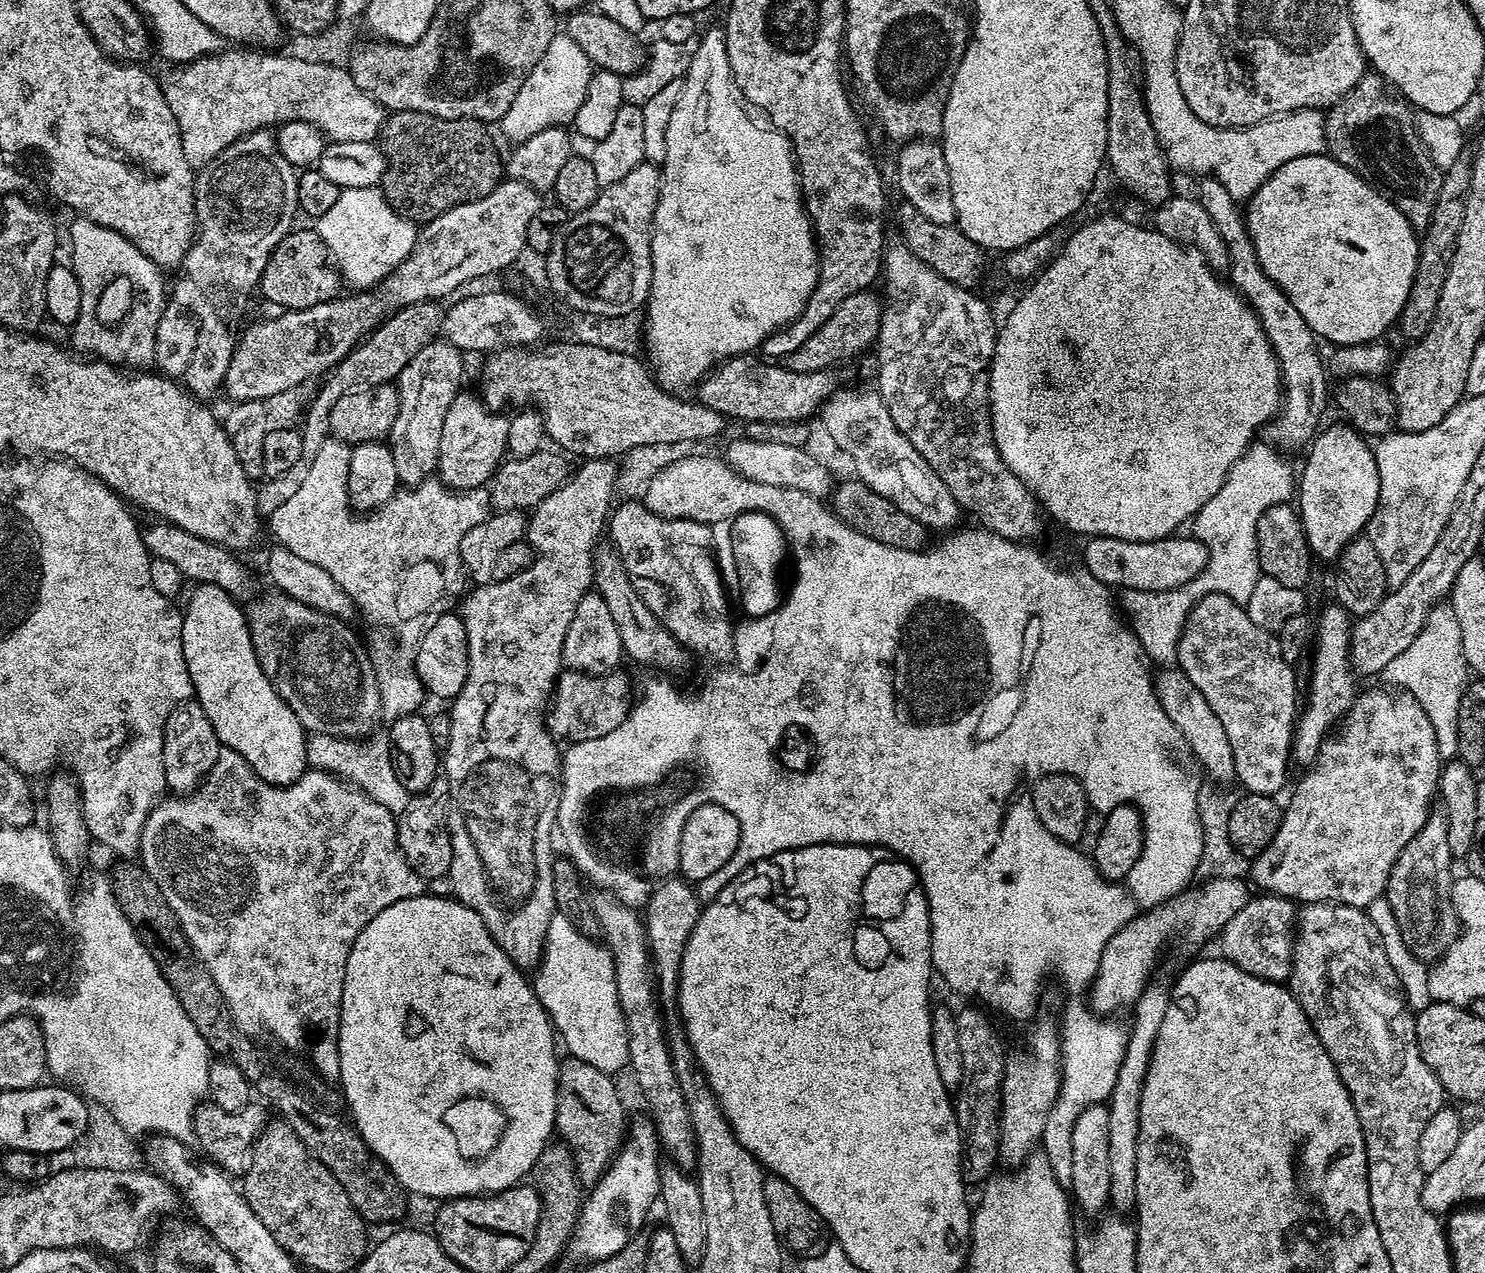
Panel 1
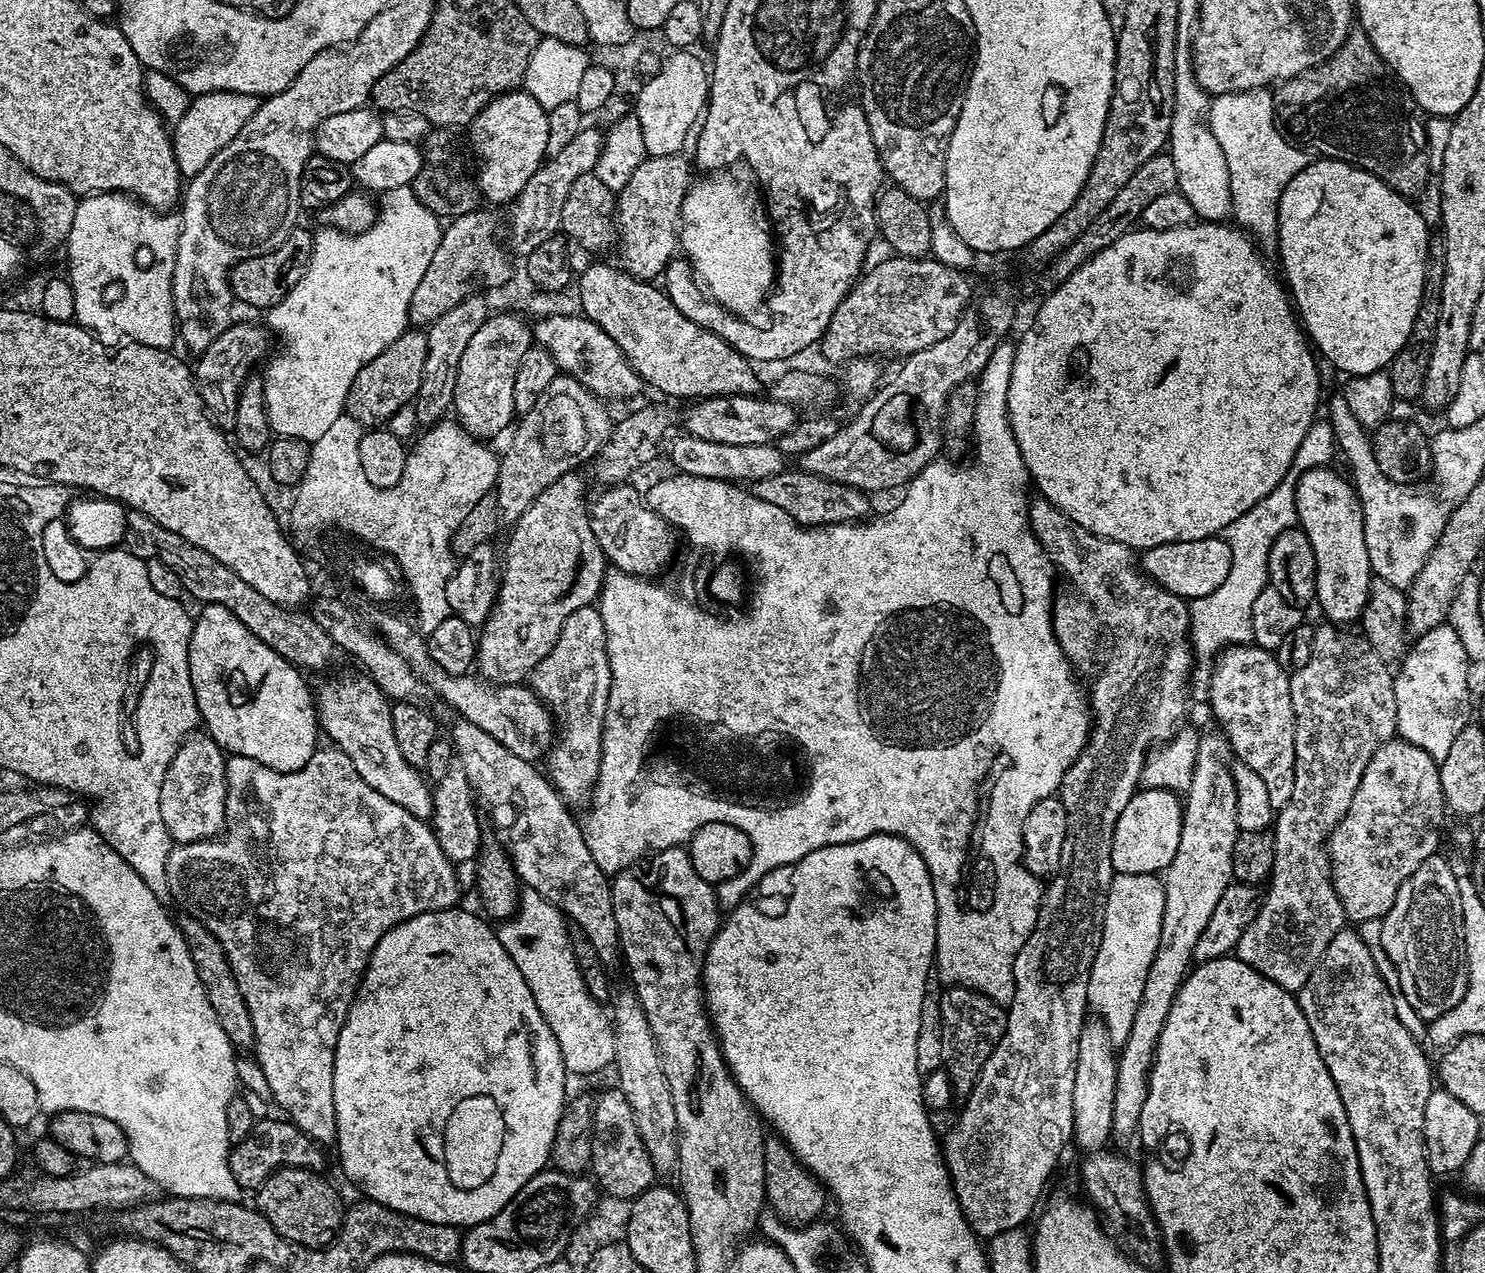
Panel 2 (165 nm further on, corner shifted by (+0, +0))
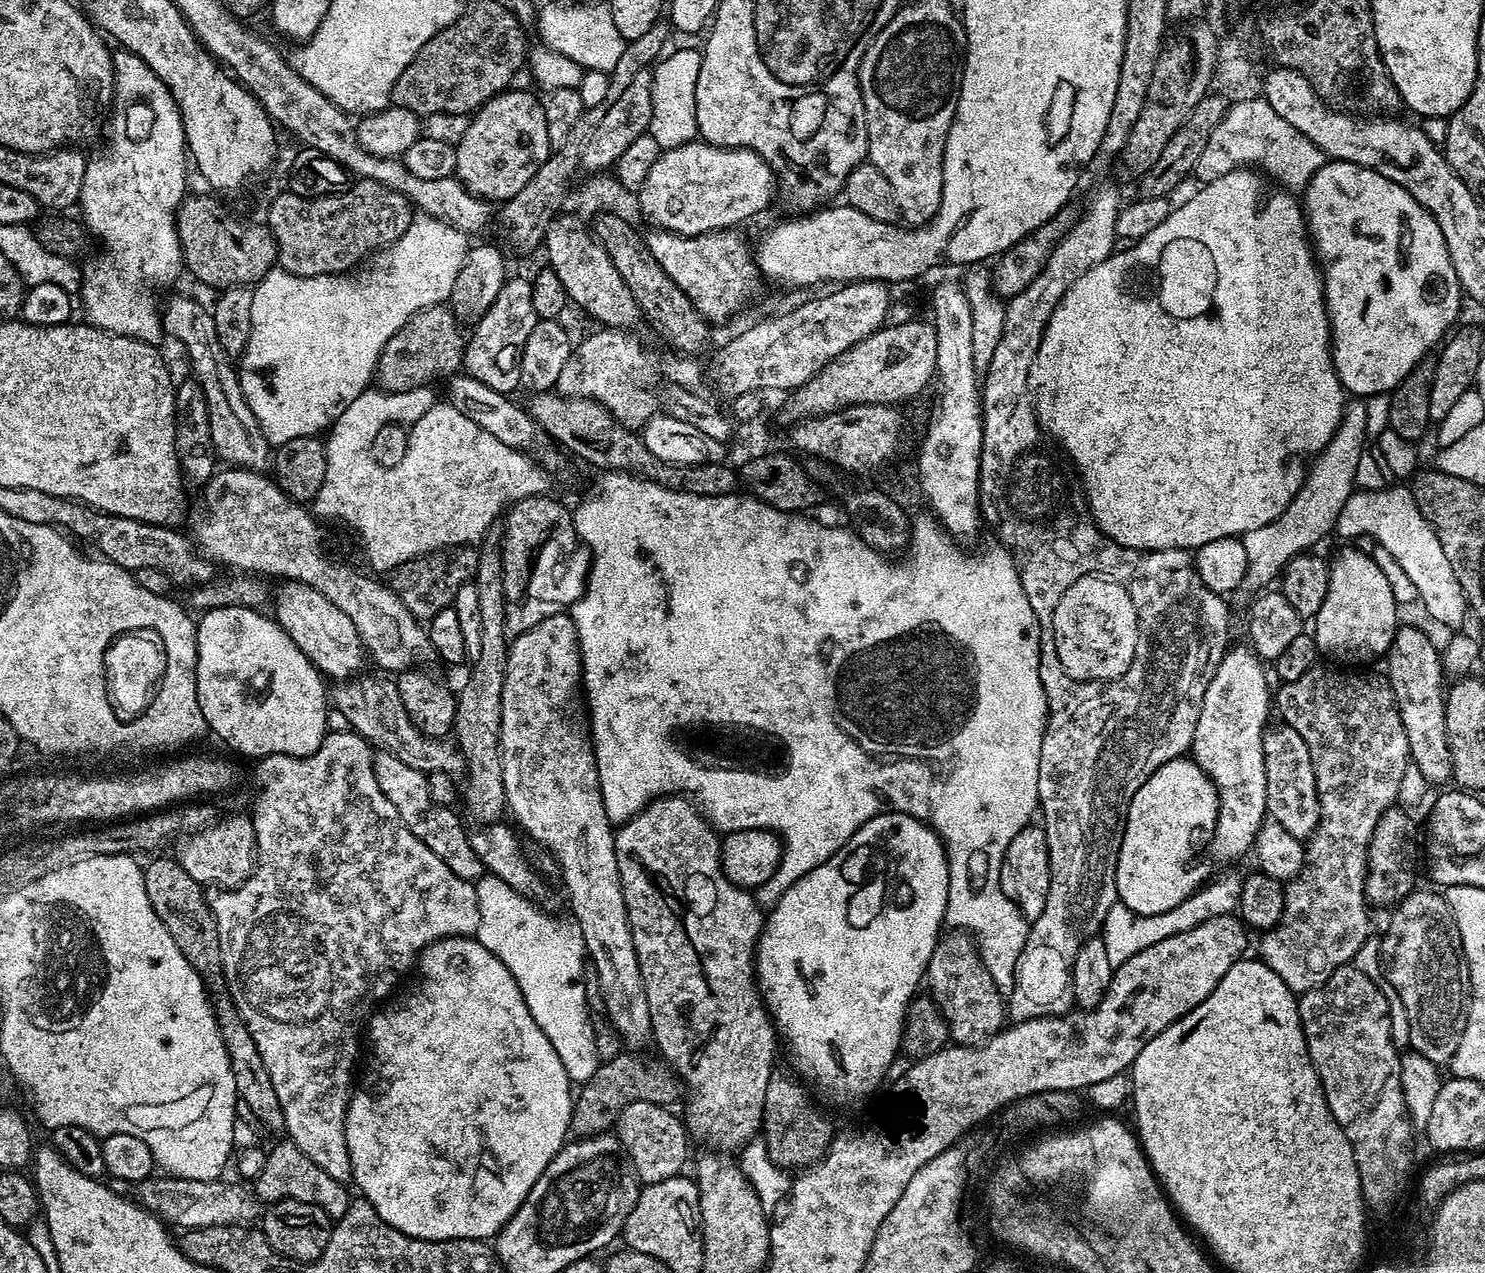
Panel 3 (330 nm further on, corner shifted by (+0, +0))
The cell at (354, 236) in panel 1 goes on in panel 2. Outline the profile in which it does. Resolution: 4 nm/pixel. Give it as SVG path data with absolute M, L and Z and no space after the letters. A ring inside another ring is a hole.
M406 187L398 190L386 190L382 193L378 200L376 220L364 232L349 234L347 232L339 232L337 228L331 226L324 226L320 233L318 231L315 233L312 241L312 256L308 259L308 265L300 273L296 283L285 292L282 299L274 307L267 309L266 312L269 324L267 324L267 327L271 329L274 336L274 331L276 331L277 338L284 343L284 352L278 353L276 357L273 355L267 361L267 364L269 363L268 369L263 369L262 372L268 424L276 436L289 436L290 438L311 442L322 438L322 433L339 416L345 415L344 403L346 402L346 394L350 390L350 382L354 382L358 370L362 370L362 366L366 366L366 362L370 362L370 358L378 358L378 354L382 354L382 350L386 350L386 346L390 346L390 342L397 340L409 327L408 311L410 310L411 299L414 295L414 290L418 287L418 282L422 279L422 274L426 272L426 268L430 264L430 258L433 257L434 250L438 248L441 231L441 217L436 216L426 206L422 206L422 202L418 202L418 198L413 194L411 187Z

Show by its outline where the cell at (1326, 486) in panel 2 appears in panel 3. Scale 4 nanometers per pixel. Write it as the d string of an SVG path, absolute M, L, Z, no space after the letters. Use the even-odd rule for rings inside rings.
M1344 546L1336 558L1331 559L1330 586L1321 609L1312 620L1312 635L1317 651L1323 657L1326 655L1334 659L1331 661L1339 663L1366 662L1383 657L1396 637L1400 624L1396 614L1398 605L1386 574L1382 573L1369 553L1352 547Z

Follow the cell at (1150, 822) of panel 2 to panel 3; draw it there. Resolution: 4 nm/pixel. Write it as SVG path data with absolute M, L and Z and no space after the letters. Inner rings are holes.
M1187 755L1166 762L1138 786L1138 794L1128 807L1124 819L1122 846L1116 859L1116 895L1118 900L1140 916L1162 914L1174 910L1178 902L1188 900L1201 887L1202 880L1196 872L1188 872L1192 859L1209 847L1214 826L1218 822L1218 794L1211 778L1201 770L1196 761Z

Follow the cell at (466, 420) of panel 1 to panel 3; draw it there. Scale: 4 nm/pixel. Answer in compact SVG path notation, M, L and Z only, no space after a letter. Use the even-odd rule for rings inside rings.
M527 275L505 279L502 290L498 290L498 298L494 298L488 313L475 321L473 328L476 329L467 337L463 371L478 378L478 382L486 382L490 390L515 393L514 390L521 387L519 364L522 362L523 347L536 322L531 279Z

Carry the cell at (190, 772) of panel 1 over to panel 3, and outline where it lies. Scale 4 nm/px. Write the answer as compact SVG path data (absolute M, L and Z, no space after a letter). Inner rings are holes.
M248 814L244 816L225 815L217 826L196 832L187 837L183 843L178 853L182 870L186 870L186 874L190 874L190 878L194 878L194 882L202 886L213 884L211 887L216 890L237 888L243 880L247 880L252 875L256 867L256 831L252 825L252 817Z

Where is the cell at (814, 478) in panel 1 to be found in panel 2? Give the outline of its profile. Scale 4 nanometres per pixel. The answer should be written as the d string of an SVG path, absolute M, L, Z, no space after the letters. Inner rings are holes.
M680 434L670 445L670 456L671 452L671 467L677 473L695 476L697 480L751 482L770 478L770 474L778 474L786 468L786 458L776 449L775 443L762 446L726 446L726 442L708 442L706 438Z

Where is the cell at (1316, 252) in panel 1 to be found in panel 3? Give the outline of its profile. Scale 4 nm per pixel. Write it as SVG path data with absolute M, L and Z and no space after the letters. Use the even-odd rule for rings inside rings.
M1325 162L1304 187L1302 207L1324 277L1324 305L1332 328L1332 361L1344 391L1391 393L1431 353L1428 351L1453 331L1460 316L1462 289L1446 250L1446 238L1442 238L1433 216L1398 182L1390 182L1390 178L1382 178L1382 174L1354 162Z

